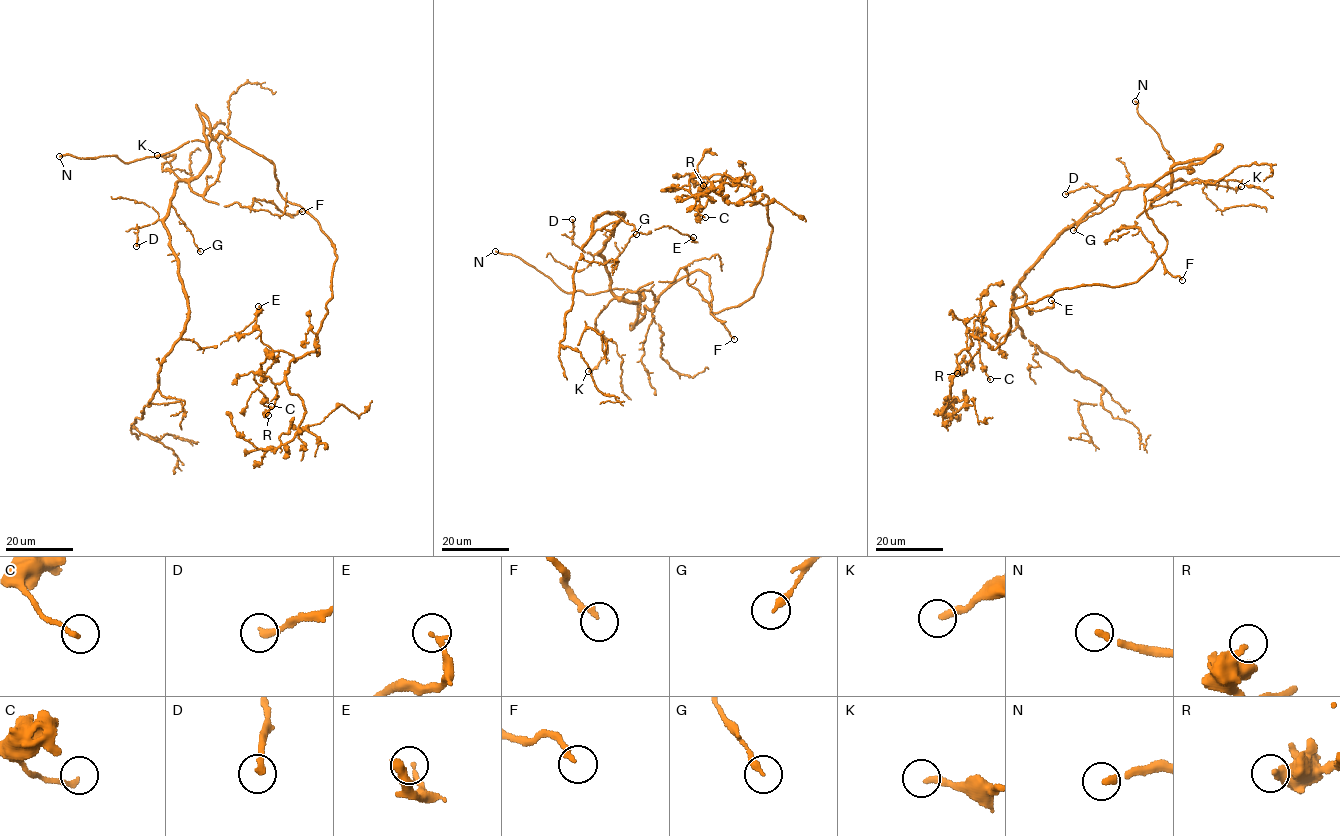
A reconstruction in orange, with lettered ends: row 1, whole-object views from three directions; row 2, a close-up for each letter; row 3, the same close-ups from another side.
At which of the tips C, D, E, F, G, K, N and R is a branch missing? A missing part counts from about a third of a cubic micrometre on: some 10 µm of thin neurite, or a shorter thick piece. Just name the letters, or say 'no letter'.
K, N

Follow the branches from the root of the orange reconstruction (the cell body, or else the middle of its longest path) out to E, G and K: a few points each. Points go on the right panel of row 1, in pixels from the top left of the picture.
E: (1182, 168), (1212, 153), (1175, 164), (1172, 191), (1119, 189), (1069, 226), (1020, 284), (1030, 313), (1051, 300)
G: (1182, 168), (1192, 171), (1191, 165), (1212, 153), (1175, 164), (1172, 191), (1125, 188), (1112, 204), (1073, 230)
K: (1182, 168), (1192, 171), (1212, 153), (1176, 163), (1165, 193), (1177, 180), (1241, 186)

